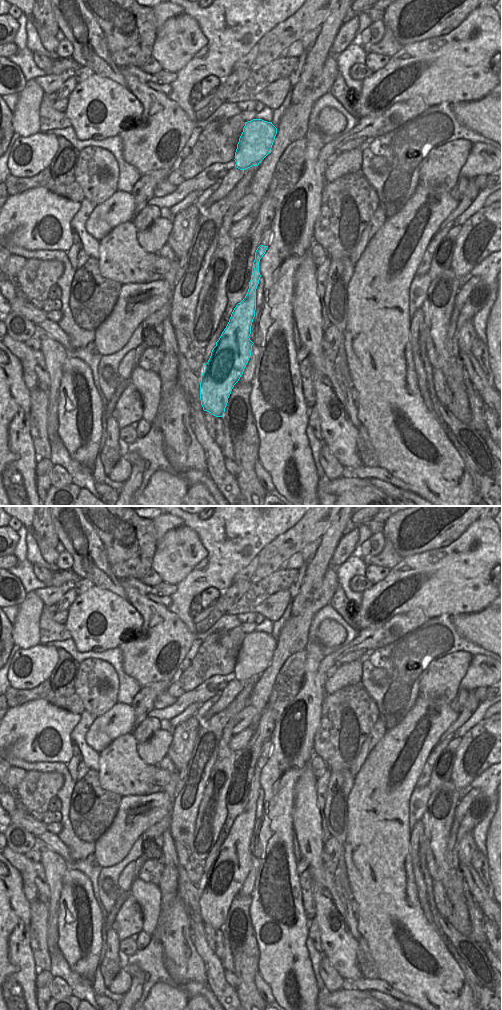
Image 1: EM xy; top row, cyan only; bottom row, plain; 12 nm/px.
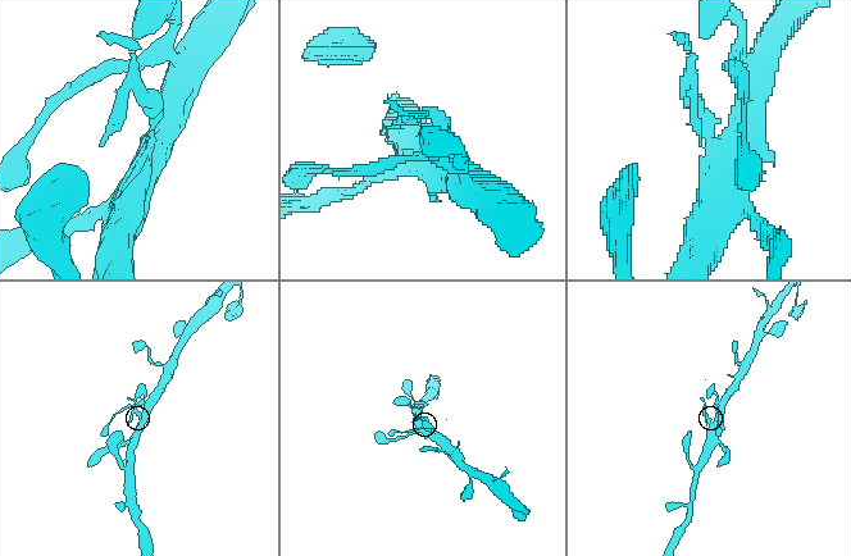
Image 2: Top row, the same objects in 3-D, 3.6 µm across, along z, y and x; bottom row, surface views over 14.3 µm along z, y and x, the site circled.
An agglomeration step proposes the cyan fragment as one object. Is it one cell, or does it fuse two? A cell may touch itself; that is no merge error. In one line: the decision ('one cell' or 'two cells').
two cells

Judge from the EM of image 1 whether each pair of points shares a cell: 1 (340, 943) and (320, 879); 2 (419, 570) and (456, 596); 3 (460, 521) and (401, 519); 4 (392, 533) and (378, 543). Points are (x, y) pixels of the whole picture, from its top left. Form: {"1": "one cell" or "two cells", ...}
{"1": "one cell", "2": "one cell", "3": "one cell", "4": "two cells"}

